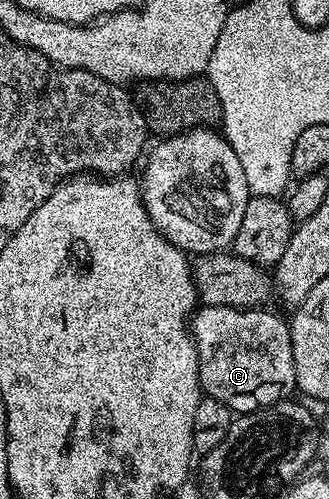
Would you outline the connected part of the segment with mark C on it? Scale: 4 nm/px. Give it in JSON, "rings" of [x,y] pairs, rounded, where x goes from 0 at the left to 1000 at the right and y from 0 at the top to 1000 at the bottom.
{"rings":[[[611,609],[578,645],[608,729],[608,778],[717,832],[818,820],[903,786],[878,645],[809,621]]]}

